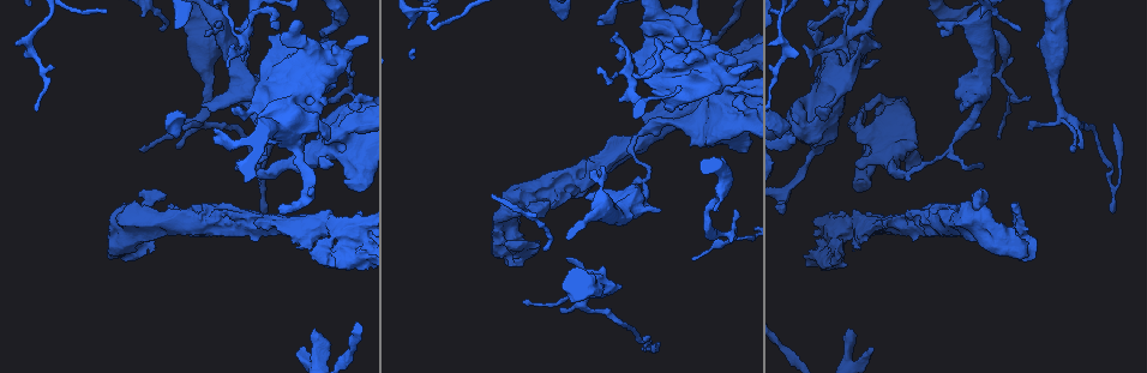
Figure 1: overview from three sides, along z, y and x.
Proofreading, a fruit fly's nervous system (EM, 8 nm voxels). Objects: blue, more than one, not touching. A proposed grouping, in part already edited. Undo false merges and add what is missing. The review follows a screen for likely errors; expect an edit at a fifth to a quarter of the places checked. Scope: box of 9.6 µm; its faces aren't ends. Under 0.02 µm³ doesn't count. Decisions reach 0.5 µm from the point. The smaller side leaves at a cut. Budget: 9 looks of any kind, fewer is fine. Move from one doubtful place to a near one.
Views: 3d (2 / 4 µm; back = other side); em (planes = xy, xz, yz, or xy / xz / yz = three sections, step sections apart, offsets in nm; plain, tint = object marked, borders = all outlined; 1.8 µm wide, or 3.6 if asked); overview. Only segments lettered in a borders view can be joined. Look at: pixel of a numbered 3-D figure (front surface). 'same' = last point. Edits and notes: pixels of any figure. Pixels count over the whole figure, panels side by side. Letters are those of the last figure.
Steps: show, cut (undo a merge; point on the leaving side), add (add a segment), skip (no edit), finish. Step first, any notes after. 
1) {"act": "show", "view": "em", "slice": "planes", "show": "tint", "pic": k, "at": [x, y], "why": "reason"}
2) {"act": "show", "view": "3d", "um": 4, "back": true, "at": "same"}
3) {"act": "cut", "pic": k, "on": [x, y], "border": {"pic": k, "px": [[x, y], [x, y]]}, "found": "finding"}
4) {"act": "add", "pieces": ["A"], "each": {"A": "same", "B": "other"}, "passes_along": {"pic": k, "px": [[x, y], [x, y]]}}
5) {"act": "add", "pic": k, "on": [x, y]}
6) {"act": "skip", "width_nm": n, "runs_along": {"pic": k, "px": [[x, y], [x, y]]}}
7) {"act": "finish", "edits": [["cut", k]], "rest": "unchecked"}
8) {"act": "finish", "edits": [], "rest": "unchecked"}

{"act": "show", "view": "em", "slice": "planes", "show": "borders", "pic": 1, "at": [619, 288], "why": "an open end"}

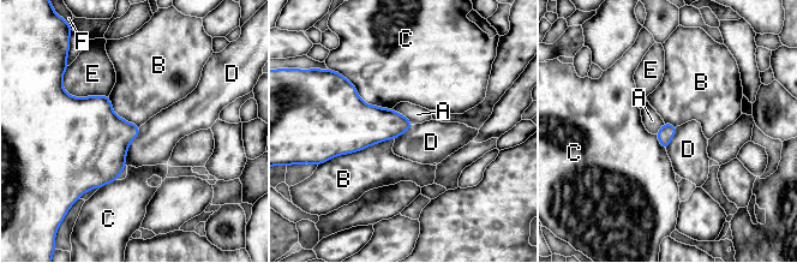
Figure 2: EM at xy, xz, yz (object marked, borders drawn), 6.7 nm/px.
{"act": "skip", "longest_contact_nm": ["B", 480], "each": {"A": "other", "B": "other", "C": "other", "D": "other", "E": "other", "F": "other"}, "border": {"pic": 2, "px": [[141, 126], [129, 145], [125, 165]]}, "found": "none of them fits"}

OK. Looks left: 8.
{"act": "show", "view": "3d", "um": 4, "pic": 1, "at": [141, 246], "why": "abrupt turn"}

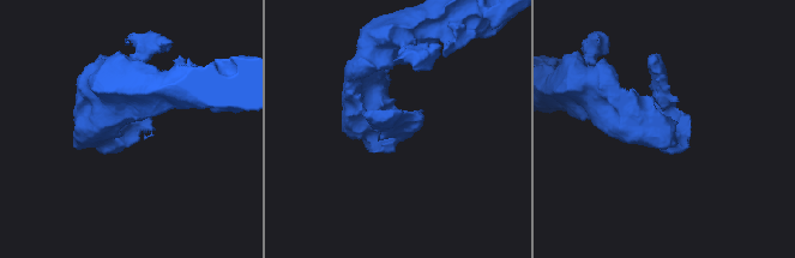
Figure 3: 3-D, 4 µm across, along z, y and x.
{"act": "show", "view": "em", "slice": "planes", "show": "plain", "pic": 3, "at": [131, 124], "why": "shape alone is not enough"}

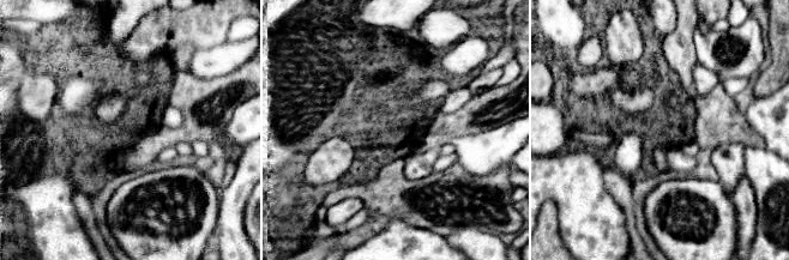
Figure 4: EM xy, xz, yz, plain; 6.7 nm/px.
{"act": "show", "view": "em", "slice": "planes", "show": "borders", "at": "same"}

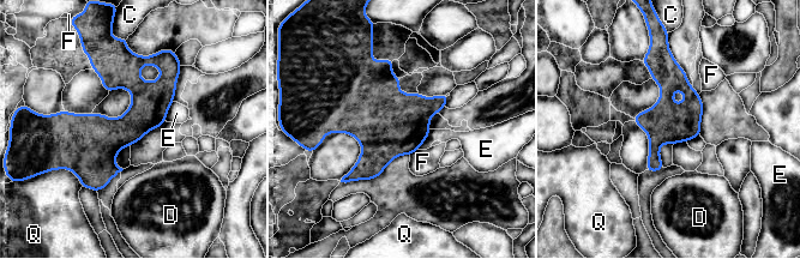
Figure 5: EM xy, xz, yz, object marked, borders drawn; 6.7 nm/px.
{"act": "skip", "width_nm": 260, "each": {"C": "other", "D": "other", "E": "other", "F": "other", "Q": "other"}, "border": {"pic": 5, "px": [[431, 130], [417, 149]]}, "found": "one neuron here"}

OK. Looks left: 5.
{"act": "show", "view": "em", "slice": "xy", "step": 8, "show": "borders", "pic": 1, "at": [873, 232], "why": "branch stops here"}

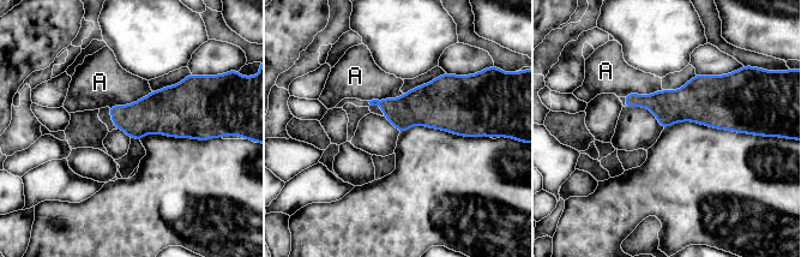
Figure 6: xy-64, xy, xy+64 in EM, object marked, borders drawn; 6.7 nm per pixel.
{"act": "skip", "each": {"A": "other"}, "found": "no lettered segment goes on from it"}

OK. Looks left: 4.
{"act": "show", "view": "em", "slice": "xy", "step": 16, "show": "tint", "pic": 1, "at": [851, 330], "why": "free end"}

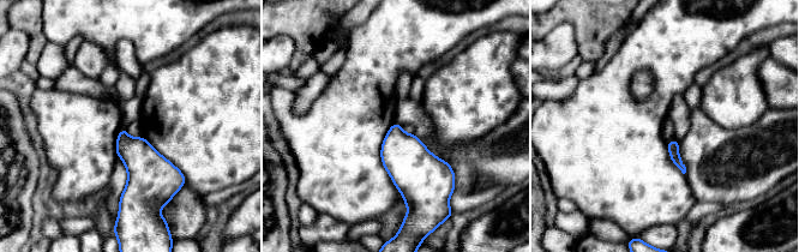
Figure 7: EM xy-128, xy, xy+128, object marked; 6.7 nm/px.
{"act": "show", "view": "em", "slice": "yz", "step": 4, "show": "borders", "at": "same", "why": "another direction"}

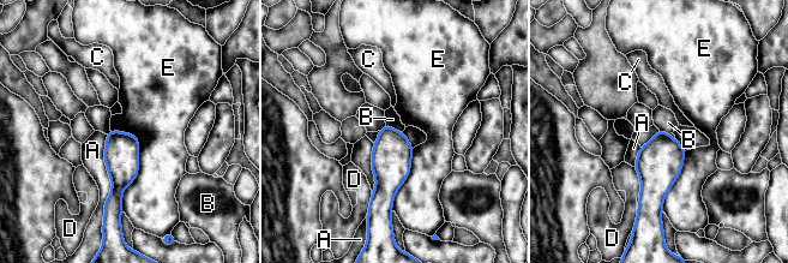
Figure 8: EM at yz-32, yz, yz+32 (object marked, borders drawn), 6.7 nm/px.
{"act": "skip", "each": {"A": "other", "B": "other", "C": "other", "D": "other", "E": "other"}, "border": {"pic": 8, "px": [[386, 124], [402, 132]]}, "found": "no lettered segment goes on from it"}

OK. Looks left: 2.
{"act": "finish", "edits": [], "rest": "unchecked"}

